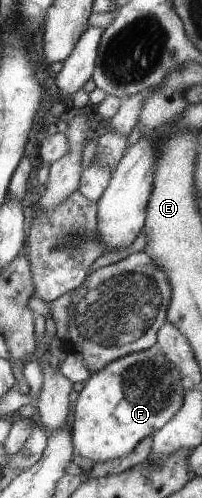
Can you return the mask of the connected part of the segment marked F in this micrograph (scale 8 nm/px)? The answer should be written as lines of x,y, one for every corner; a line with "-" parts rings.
146,348
107,363
101,370
88,376
73,395
76,401
74,421
69,431
73,453
78,453
90,465
118,459
130,453
140,439
154,435
177,412
184,394
180,372
161,353
152,353

